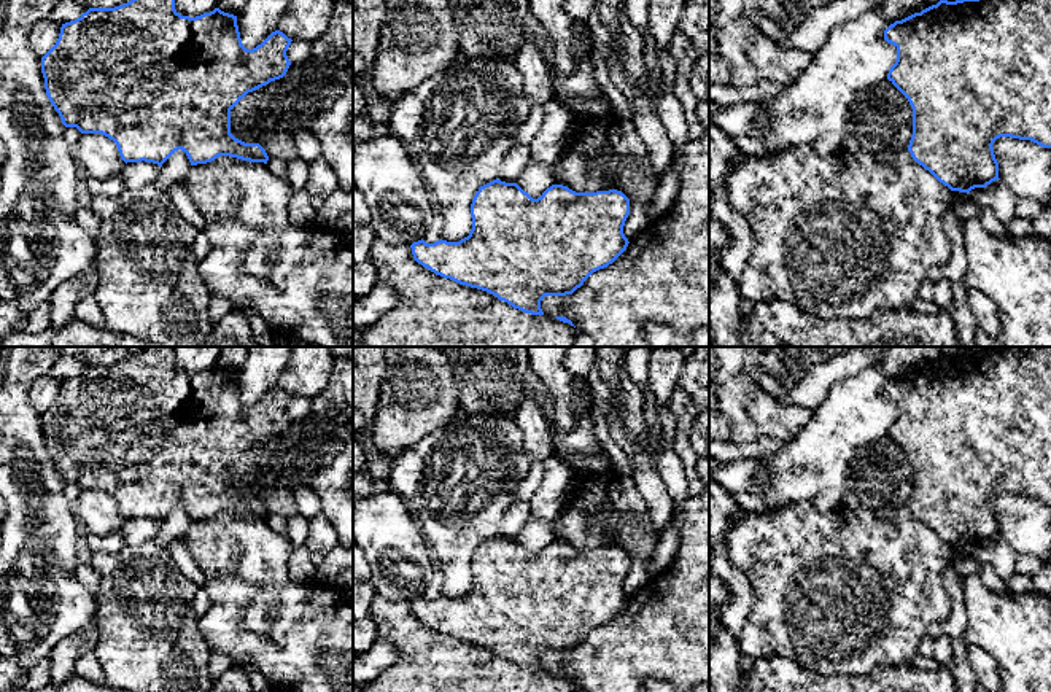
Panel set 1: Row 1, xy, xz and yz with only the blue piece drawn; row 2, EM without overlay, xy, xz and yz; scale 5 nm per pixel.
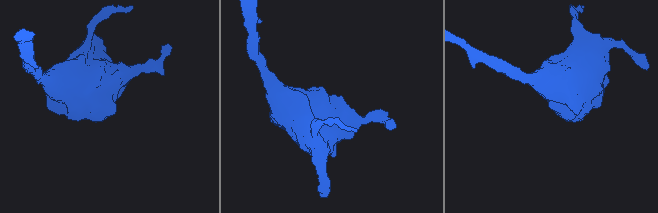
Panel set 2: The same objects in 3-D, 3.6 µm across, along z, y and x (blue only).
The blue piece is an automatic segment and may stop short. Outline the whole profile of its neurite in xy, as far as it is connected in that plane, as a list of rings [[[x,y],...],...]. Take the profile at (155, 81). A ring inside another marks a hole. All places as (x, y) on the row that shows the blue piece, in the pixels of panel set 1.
[[[130,0],[114,8],[89,8],[78,19],[62,24],[56,45],[41,57],[41,73],[45,78],[46,95],[59,113],[65,127],[76,127],[81,134],[102,134],[113,140],[118,146],[121,159],[127,162],[153,162],[162,164],[178,150],[184,151],[191,165],[207,164],[219,156],[231,156],[250,162],[267,164],[269,156],[259,143],[245,143],[231,134],[231,110],[248,94],[270,81],[280,80],[286,75],[291,62],[286,51],[291,45],[283,32],[272,32],[261,45],[246,49],[242,45],[237,16],[215,8],[196,17],[181,16],[175,10],[175,0]]]

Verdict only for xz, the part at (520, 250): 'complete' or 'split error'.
complete

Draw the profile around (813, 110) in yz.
[[[868,10],[860,17],[836,25],[798,80],[758,113],[760,134],[741,135],[735,140],[736,148],[746,156],[778,154],[801,143],[822,157],[841,151],[847,107],[854,95],[863,87],[887,80],[897,60],[897,46],[884,40],[884,30],[894,22]]]

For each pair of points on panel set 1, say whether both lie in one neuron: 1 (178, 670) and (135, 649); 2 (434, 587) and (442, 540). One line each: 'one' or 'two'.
1: one
2: two

